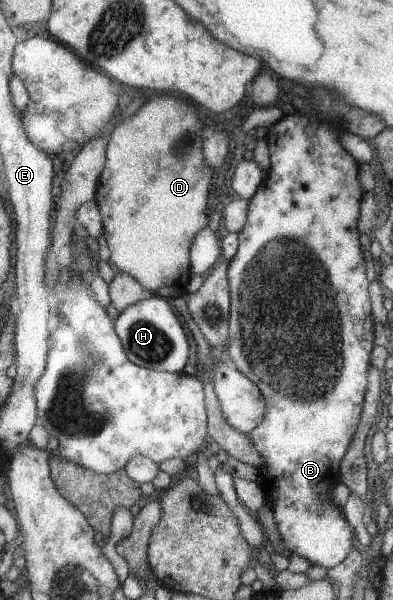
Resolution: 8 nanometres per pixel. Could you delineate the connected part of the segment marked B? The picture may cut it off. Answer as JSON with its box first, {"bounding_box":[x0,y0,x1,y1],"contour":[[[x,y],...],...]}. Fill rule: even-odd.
{"bounding_box":[220,88,372,568],"contour":[[[310,88],[309,111],[297,110],[292,114],[282,115],[276,120],[277,127],[269,130],[264,140],[269,149],[268,176],[260,183],[258,190],[247,200],[247,215],[244,226],[237,232],[237,249],[234,256],[228,262],[228,284],[231,284],[231,319],[228,320],[228,344],[220,353],[227,360],[227,354],[242,354],[242,362],[250,370],[249,377],[263,395],[266,404],[266,412],[263,419],[253,428],[247,437],[257,453],[264,459],[263,467],[259,470],[260,477],[257,485],[265,496],[273,500],[270,510],[277,526],[279,536],[284,541],[284,546],[291,554],[294,552],[308,559],[311,564],[317,564],[322,568],[336,566],[350,550],[350,525],[346,522],[341,509],[331,504],[331,487],[339,482],[339,464],[347,452],[348,442],[353,438],[359,419],[362,416],[363,400],[366,395],[366,370],[370,370],[369,354],[372,350],[372,319],[370,318],[370,300],[368,300],[368,282],[364,276],[364,260],[358,244],[358,229],[356,226],[359,215],[360,198],[362,198],[362,186],[356,178],[358,166],[356,160],[338,144],[338,130],[342,128],[341,116],[348,110],[348,104],[342,104],[342,100],[330,98],[330,92],[326,88]]]}

